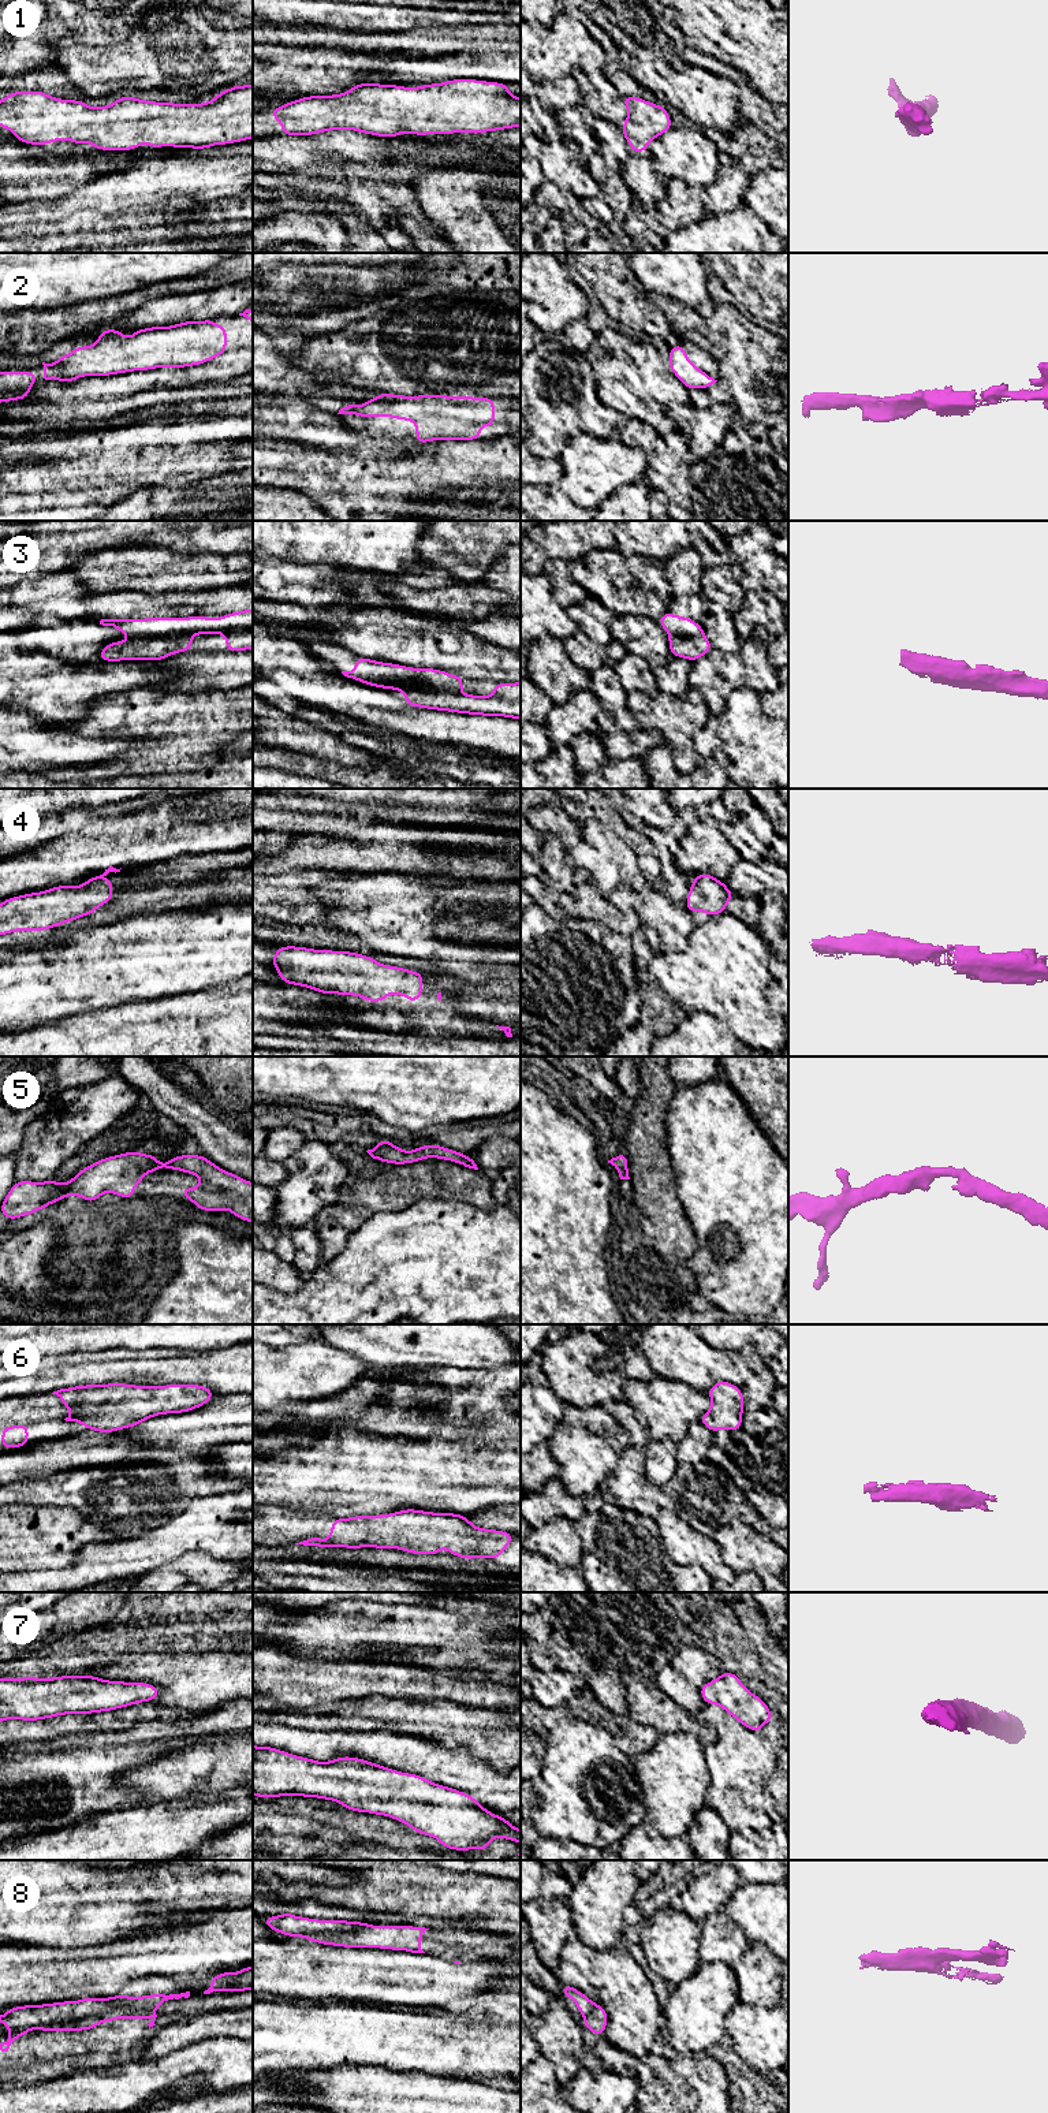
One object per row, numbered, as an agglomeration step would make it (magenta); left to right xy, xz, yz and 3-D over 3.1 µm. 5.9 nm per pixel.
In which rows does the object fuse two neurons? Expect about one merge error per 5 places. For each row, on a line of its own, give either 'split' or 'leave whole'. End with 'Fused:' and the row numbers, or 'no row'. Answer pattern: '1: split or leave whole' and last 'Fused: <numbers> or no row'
1: leave whole
2: leave whole
3: leave whole
4: leave whole
5: leave whole
6: leave whole
7: leave whole
8: split
Fused: 8

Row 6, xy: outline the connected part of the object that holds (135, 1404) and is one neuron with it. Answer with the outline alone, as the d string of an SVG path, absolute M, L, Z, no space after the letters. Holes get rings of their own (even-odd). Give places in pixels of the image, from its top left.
M127 1383L83 1385L53 1391L67 1408L66 1421L77 1421L86 1430L115 1432L128 1427L138 1427L153 1416L168 1413L186 1413L208 1404L216 1394L212 1389L201 1385L165 1385L138 1386Z

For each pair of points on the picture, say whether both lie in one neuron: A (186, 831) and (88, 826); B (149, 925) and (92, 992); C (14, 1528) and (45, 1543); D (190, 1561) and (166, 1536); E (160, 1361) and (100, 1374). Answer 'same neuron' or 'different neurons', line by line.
A: same neuron
B: same neuron
C: same neuron
D: different neurons
E: same neuron

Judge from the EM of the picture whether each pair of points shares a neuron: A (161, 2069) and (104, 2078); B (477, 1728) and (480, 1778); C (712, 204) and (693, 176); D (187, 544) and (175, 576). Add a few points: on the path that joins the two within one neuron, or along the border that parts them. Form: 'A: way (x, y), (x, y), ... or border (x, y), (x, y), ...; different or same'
A: way (148, 2078), (118, 2078); same
B: border (447, 1750), (465, 1748), (506, 1773); different
C: border (719, 164), (716, 178), (701, 189); different
D: border (153, 546), (216, 554); different

